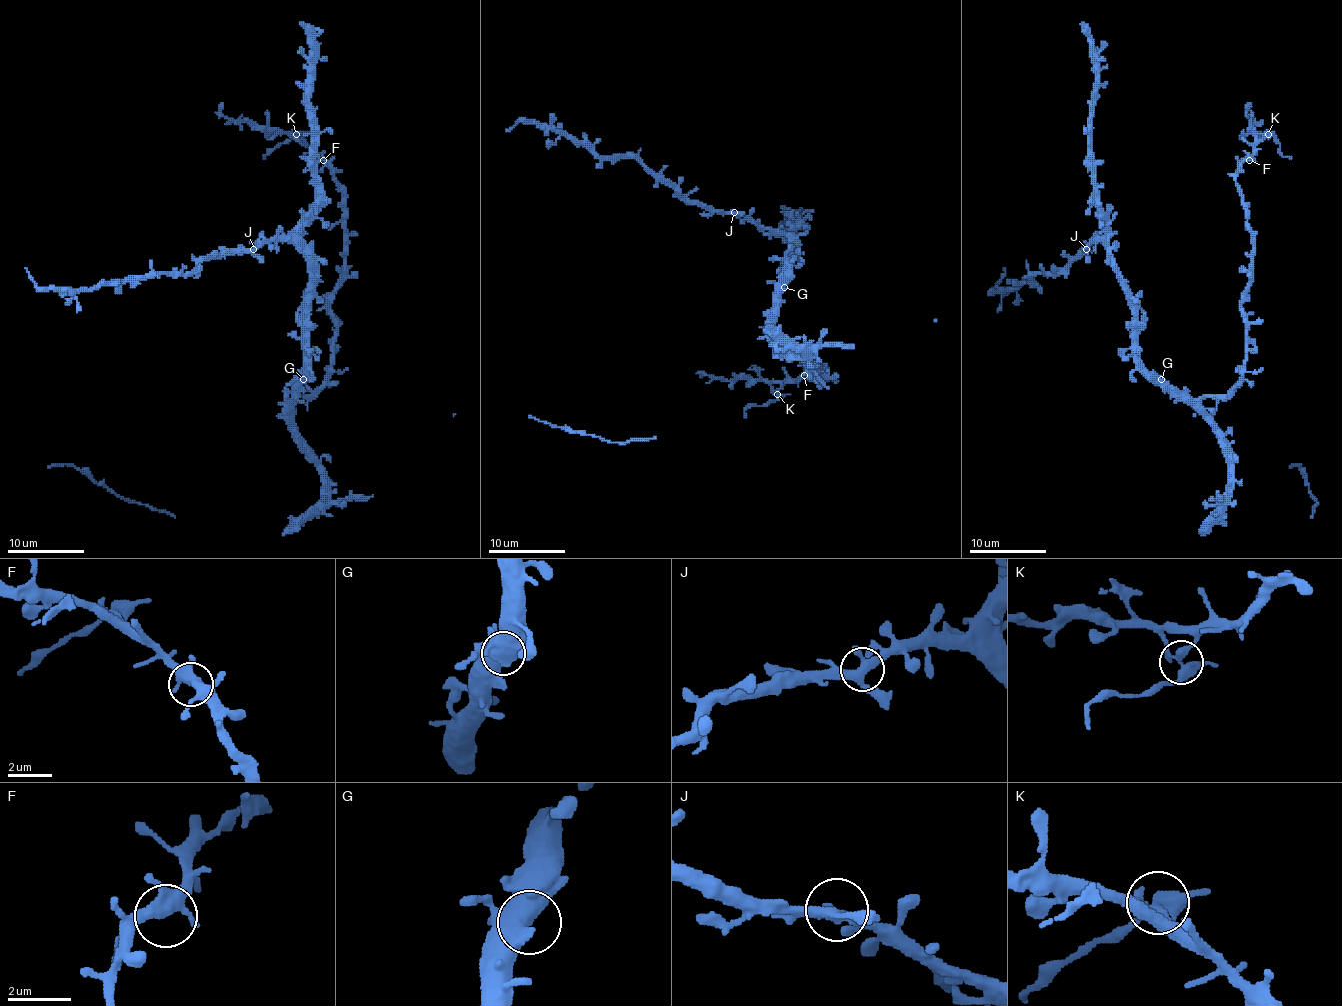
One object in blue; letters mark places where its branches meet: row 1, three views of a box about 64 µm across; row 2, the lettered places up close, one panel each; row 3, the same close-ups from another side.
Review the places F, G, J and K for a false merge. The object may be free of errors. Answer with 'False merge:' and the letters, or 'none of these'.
False merge: K

